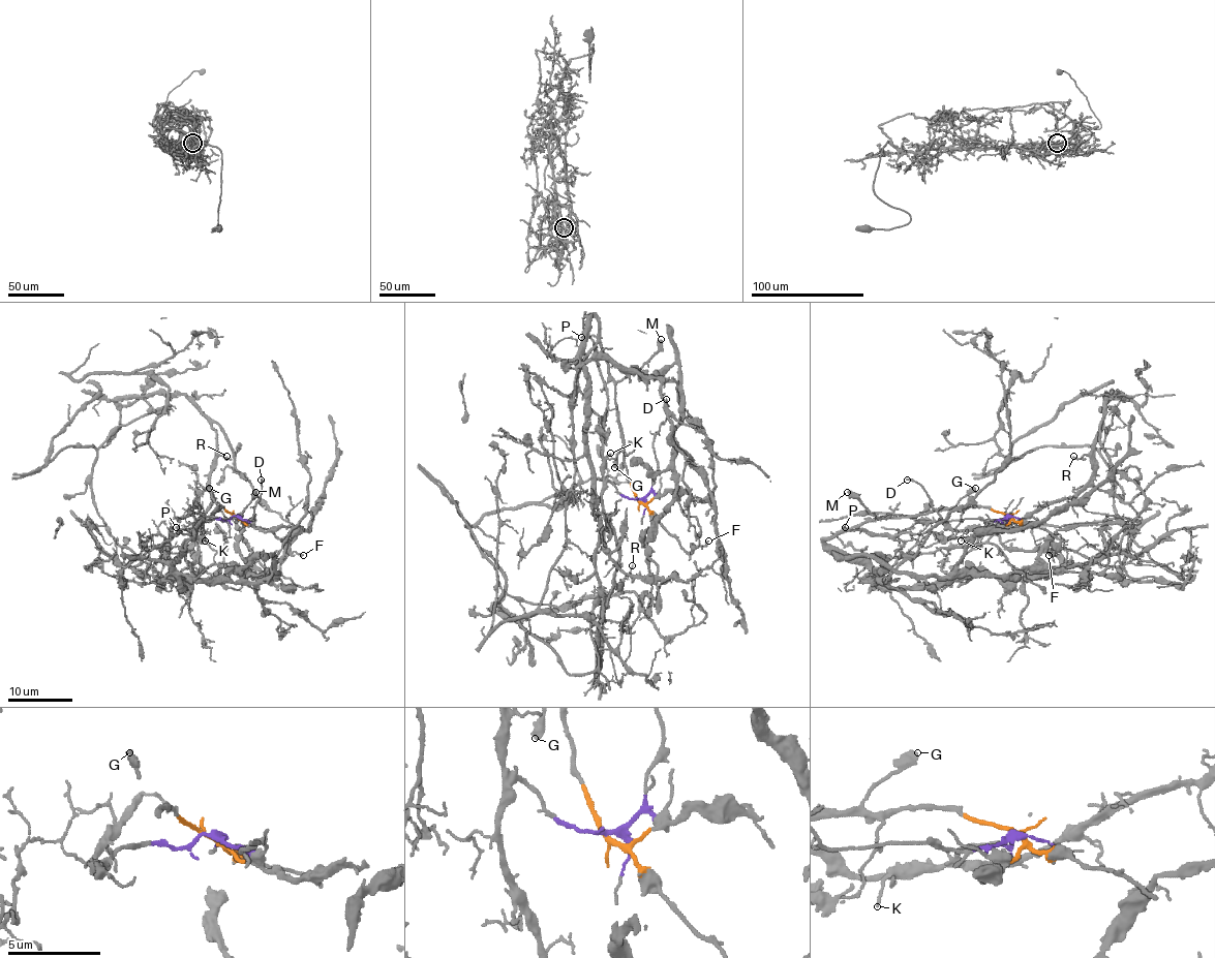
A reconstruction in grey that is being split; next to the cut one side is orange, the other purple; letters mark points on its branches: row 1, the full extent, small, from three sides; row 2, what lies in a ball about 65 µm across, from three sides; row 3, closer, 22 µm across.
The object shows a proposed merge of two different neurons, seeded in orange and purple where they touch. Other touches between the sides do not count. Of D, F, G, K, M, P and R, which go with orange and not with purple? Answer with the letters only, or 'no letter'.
F, G, M, P

